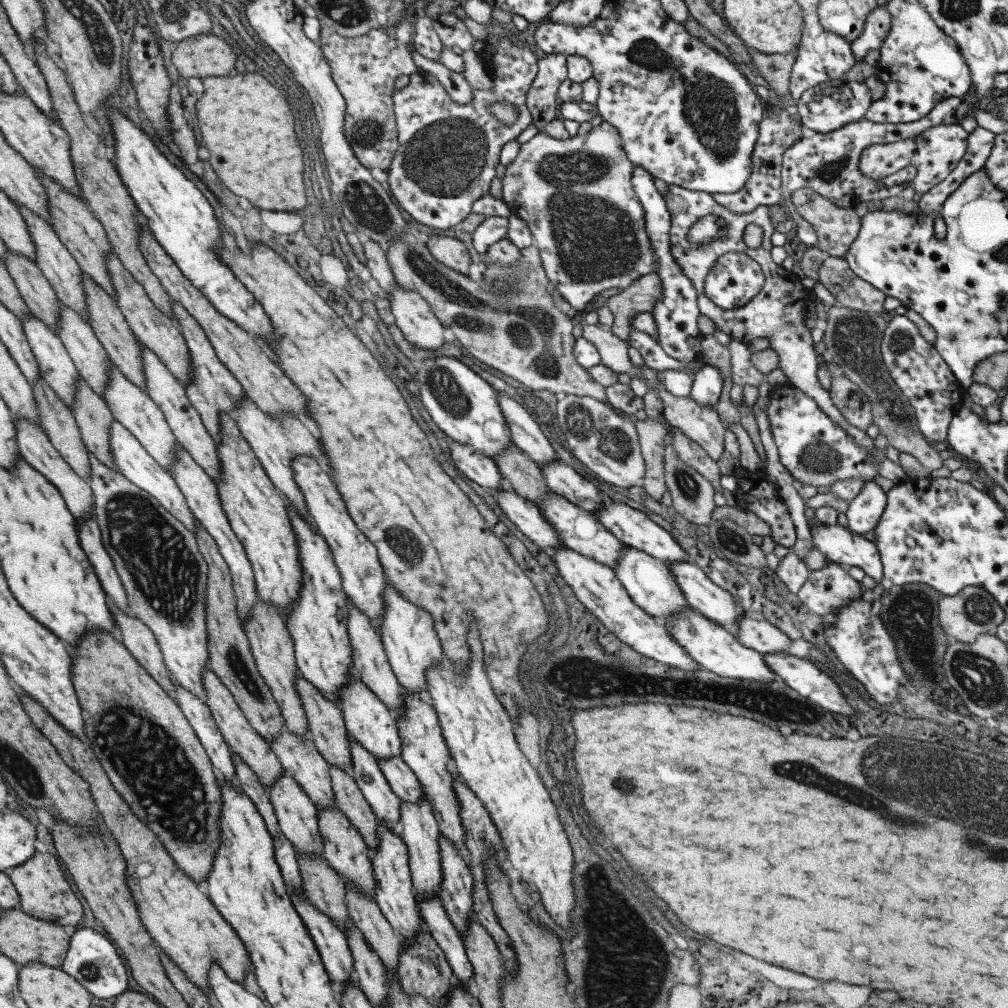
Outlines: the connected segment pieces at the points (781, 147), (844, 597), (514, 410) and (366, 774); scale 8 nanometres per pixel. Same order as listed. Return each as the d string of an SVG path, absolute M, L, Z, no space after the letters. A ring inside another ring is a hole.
M796 107L781 108L776 116L764 118L759 122L759 133L751 156L752 174L737 193L712 193L713 199L720 205L736 214L752 212L757 206L768 206L775 208L781 205L782 184L781 167L783 154L802 136L802 124L799 120Z
M830 562L824 568L811 570L808 581L797 592L798 598L810 610L816 612L816 614L821 616L830 613L834 614L844 605L849 605L854 599L860 597L859 582L854 581L854 578L846 572L847 569L848 566Z
M498 390L496 391L498 404L505 416L513 444L526 453L538 466L558 459L548 437L532 419L532 416L524 410L524 406L518 404L508 394L504 392L498 394Z
M350 732L348 735L352 755L350 773L355 778L361 793L370 803L378 822L386 825L391 831L399 833L401 798L390 788L377 763L377 758L356 741Z

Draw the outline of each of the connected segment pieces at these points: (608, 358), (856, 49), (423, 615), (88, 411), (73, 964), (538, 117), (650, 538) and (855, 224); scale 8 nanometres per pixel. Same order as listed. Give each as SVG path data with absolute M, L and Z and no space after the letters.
M581 320L583 327L582 336L589 340L600 353L601 363L617 373L635 374L637 368L632 364L628 356L629 344L607 329L603 330L595 325L586 324Z
M877 6L868 15L862 35L851 43L854 61L862 62L870 50L880 49L886 40L886 35L890 32L890 27L890 13L884 6Z
M388 583L385 597L385 611L382 615L379 637L387 660L402 688L416 693L423 700L429 701L427 692L427 674L430 668L442 664L443 648L433 625L431 614L421 606L411 603L398 590Z
M82 377L77 380L73 397L71 411L88 452L95 454L108 468L119 472L109 449L110 425L114 417L105 400Z
M83 926L73 929L70 934L70 946L60 967L66 974L82 983L86 991L98 999L113 1000L128 990L128 970L110 938Z
M550 54L537 61L538 73L526 92L526 106L533 118L532 124L544 133L544 126L556 118L557 92L567 80L567 57Z
M612 500L610 504L605 504L602 510L598 514L595 514L595 516L602 523L602 526L612 532L612 535L626 546L640 550L650 557L668 562L668 564L674 561L690 561L688 553L678 545L678 542L674 541L673 530L666 529L665 526L659 526L646 514L634 510L634 508L628 506L625 502Z
M810 188L794 191L791 194L791 202L792 211L796 212L797 219L808 222L810 226L814 227L817 234L817 247L827 252L829 256L844 259L861 229L861 218L856 214L855 209L836 206L825 196Z

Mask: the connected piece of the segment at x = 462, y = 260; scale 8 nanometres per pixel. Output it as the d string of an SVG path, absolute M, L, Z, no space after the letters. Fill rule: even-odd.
M434 235L426 243L432 256L444 266L469 276L470 254L466 245L456 237Z

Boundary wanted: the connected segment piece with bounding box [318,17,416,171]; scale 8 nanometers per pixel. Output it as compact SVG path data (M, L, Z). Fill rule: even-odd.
M411 17L400 22L392 31L373 29L355 38L345 38L330 27L321 27L318 46L329 63L333 82L346 102L344 134L356 158L368 170L379 168L387 171L398 150L392 95L398 74L413 75L416 72L411 58L413 34L414 24Z

